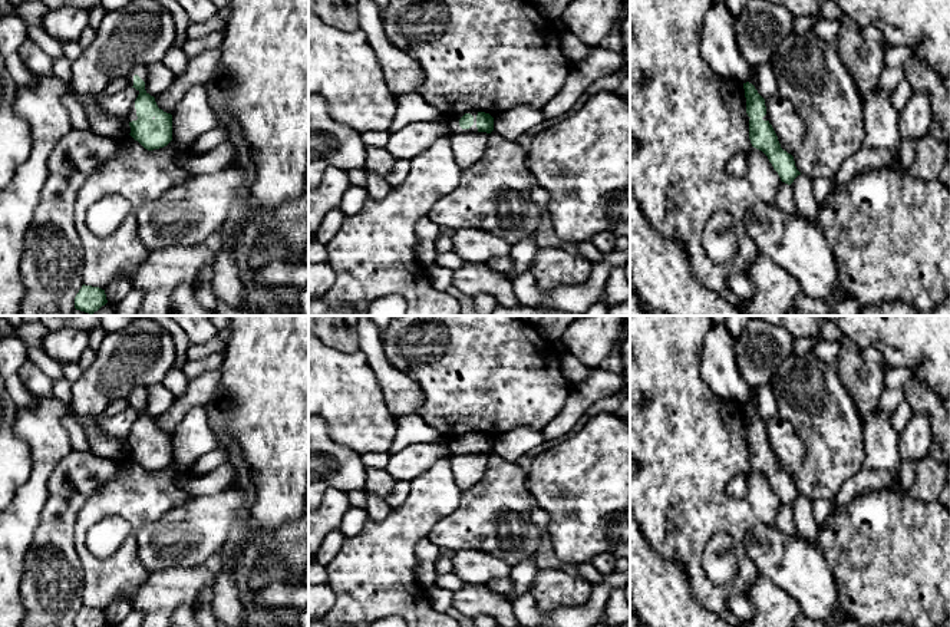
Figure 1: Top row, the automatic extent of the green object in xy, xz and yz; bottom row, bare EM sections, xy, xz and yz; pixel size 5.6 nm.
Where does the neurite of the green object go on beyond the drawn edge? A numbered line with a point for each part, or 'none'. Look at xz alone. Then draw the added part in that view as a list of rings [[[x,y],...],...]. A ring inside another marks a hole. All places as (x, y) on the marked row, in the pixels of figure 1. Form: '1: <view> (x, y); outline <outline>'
1: xz (454, 122); outline [[[471,112],[471,115],[474,116],[474,125],[469,129],[462,129],[459,126],[459,119],[464,116],[464,113],[459,113],[456,116],[449,118],[448,125],[449,125],[452,133],[478,132],[478,128],[476,128],[476,115],[478,115],[478,112]]]

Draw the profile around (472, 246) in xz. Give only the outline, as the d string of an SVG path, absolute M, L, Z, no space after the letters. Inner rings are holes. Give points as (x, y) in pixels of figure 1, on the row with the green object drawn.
M455 230L453 251L466 264L486 264L495 257L508 258L511 244L485 230Z

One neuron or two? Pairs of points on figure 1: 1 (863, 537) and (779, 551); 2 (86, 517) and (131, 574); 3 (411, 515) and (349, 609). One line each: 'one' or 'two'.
1: two
2: one
3: one

